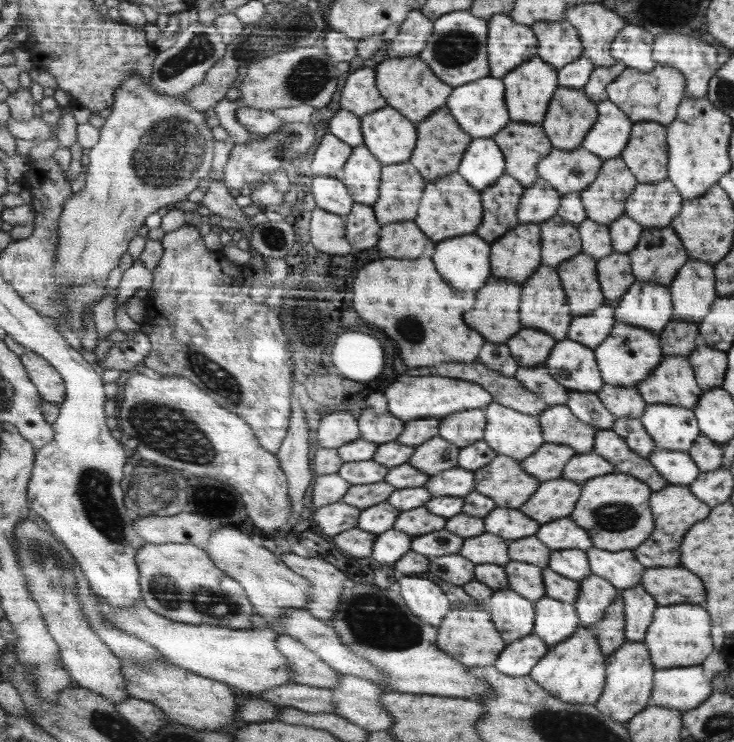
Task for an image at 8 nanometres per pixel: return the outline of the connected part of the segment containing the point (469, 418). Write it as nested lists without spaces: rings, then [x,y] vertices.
[[[472,409],[462,414],[450,414],[440,422],[440,438],[450,438],[456,446],[470,446],[472,442],[482,440],[488,424],[488,416],[482,409]]]

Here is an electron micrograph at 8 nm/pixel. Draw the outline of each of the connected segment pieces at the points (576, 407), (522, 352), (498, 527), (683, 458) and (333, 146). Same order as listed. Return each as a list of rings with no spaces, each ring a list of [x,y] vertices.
[[[569,391],[565,405],[572,410],[572,414],[599,429],[611,429],[615,423],[615,416],[604,406],[594,392]]]
[[[526,328],[518,334],[518,338],[510,338],[506,346],[510,348],[512,358],[516,360],[519,367],[535,366],[545,364],[556,341],[553,335]]]
[[[494,508],[484,518],[486,530],[492,534],[498,534],[506,540],[518,540],[524,536],[532,536],[538,530],[538,524],[526,516],[522,516],[520,510],[512,508]]]
[[[655,448],[648,459],[657,468],[658,474],[669,480],[670,485],[689,487],[701,473],[688,452]]]
[[[329,132],[318,144],[310,167],[311,173],[314,176],[336,177],[350,157],[353,147]]]

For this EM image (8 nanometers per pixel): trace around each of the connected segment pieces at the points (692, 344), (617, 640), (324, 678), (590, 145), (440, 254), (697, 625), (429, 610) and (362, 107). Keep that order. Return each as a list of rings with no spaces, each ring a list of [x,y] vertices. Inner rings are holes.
[[[673,314],[672,320],[659,333],[660,348],[666,356],[688,356],[696,348],[696,336],[699,333],[697,323],[678,320]]]
[[[619,596],[607,608],[607,614],[604,618],[590,626],[590,630],[597,638],[602,654],[606,658],[625,644],[624,628],[624,602],[622,602],[622,598]]]
[[[288,636],[277,638],[277,650],[286,656],[286,662],[293,671],[293,684],[316,686],[332,690],[340,682],[338,672],[321,656],[310,651],[300,640]]]
[[[610,100],[597,103],[597,110],[602,110],[602,122],[598,122],[590,132],[590,138],[586,138],[585,150],[603,162],[619,158],[630,140],[634,122],[617,103]]]
[[[476,234],[450,238],[450,242],[440,242],[432,258],[434,262],[438,262],[442,278],[446,278],[450,286],[458,286],[460,290],[480,290],[486,284],[488,276],[492,274],[492,245]]]
[[[684,603],[680,606],[659,606],[653,624],[649,627],[644,644],[649,648],[656,669],[696,666],[702,664],[712,652],[710,618],[708,612],[700,606]]]
[[[404,575],[397,586],[406,606],[428,625],[440,627],[453,608],[444,591],[426,576]]]
[[[370,66],[353,71],[341,85],[340,106],[362,117],[384,109],[388,100],[377,89],[377,71]]]

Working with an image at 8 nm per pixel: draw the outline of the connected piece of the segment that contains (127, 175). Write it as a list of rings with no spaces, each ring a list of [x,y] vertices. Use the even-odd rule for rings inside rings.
[[[134,74],[122,82],[112,107],[101,142],[88,151],[91,163],[86,188],[75,193],[62,216],[57,282],[66,290],[92,282],[106,283],[114,268],[124,267],[130,242],[142,234],[150,215],[191,200],[200,179],[212,172],[210,125],[204,112],[194,110],[190,102],[158,94],[152,84]]]

